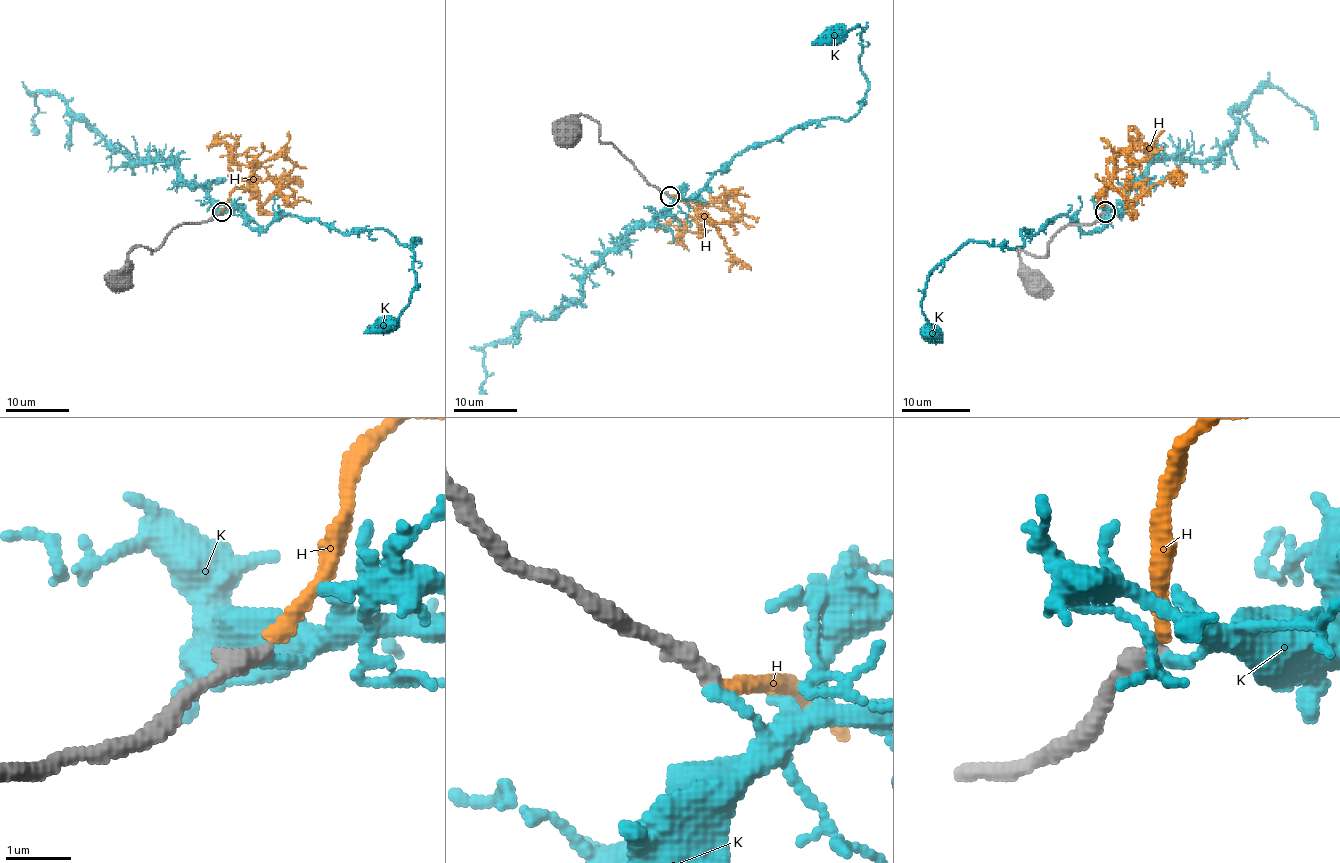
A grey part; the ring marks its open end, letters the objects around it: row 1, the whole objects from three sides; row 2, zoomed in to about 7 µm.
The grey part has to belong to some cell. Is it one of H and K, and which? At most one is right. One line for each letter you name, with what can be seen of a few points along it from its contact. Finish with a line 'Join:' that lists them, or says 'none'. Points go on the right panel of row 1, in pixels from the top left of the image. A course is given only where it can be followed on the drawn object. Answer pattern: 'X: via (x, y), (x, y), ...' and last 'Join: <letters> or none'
Join: none

